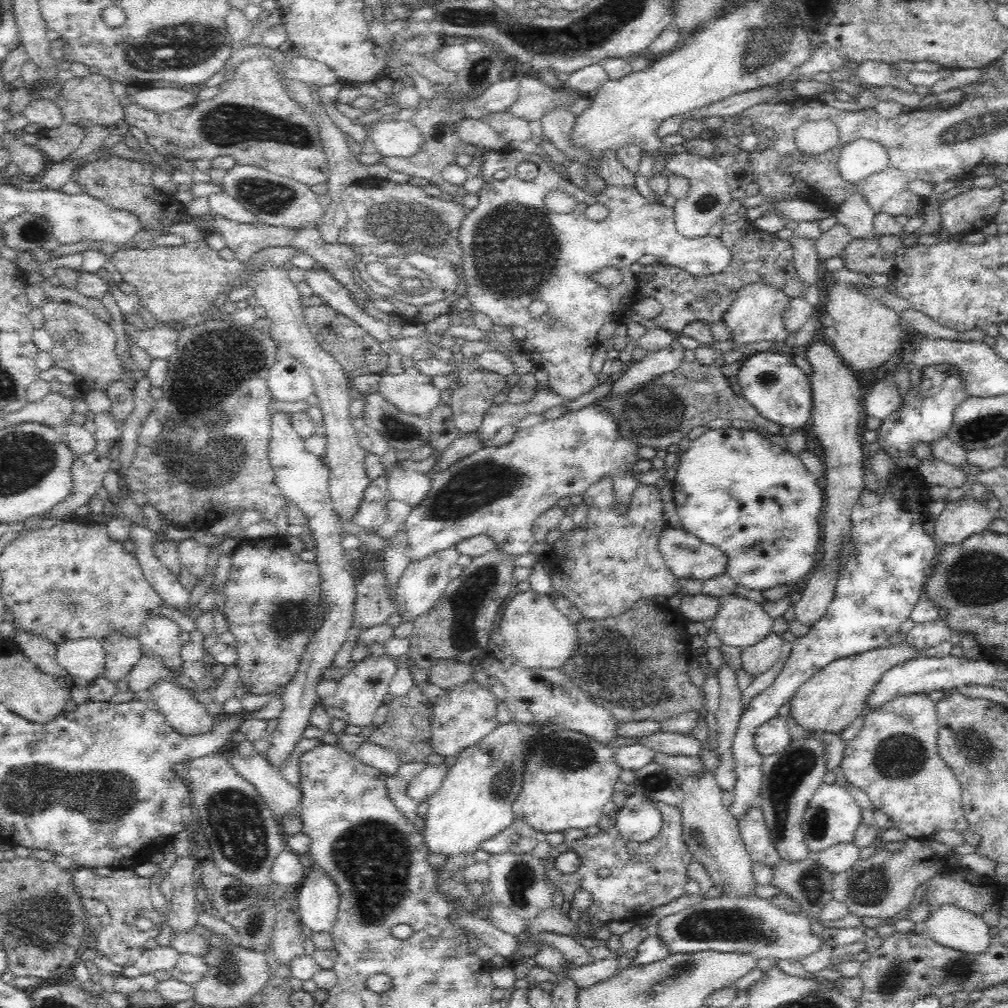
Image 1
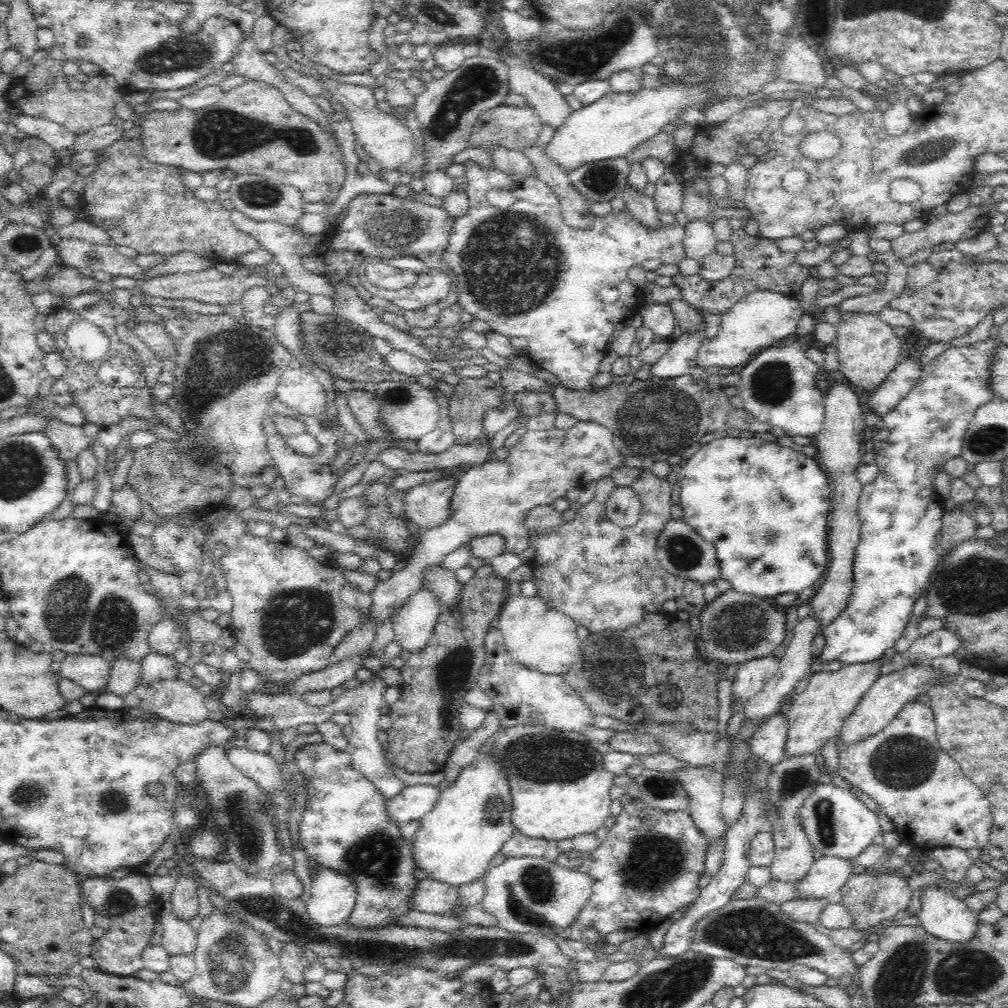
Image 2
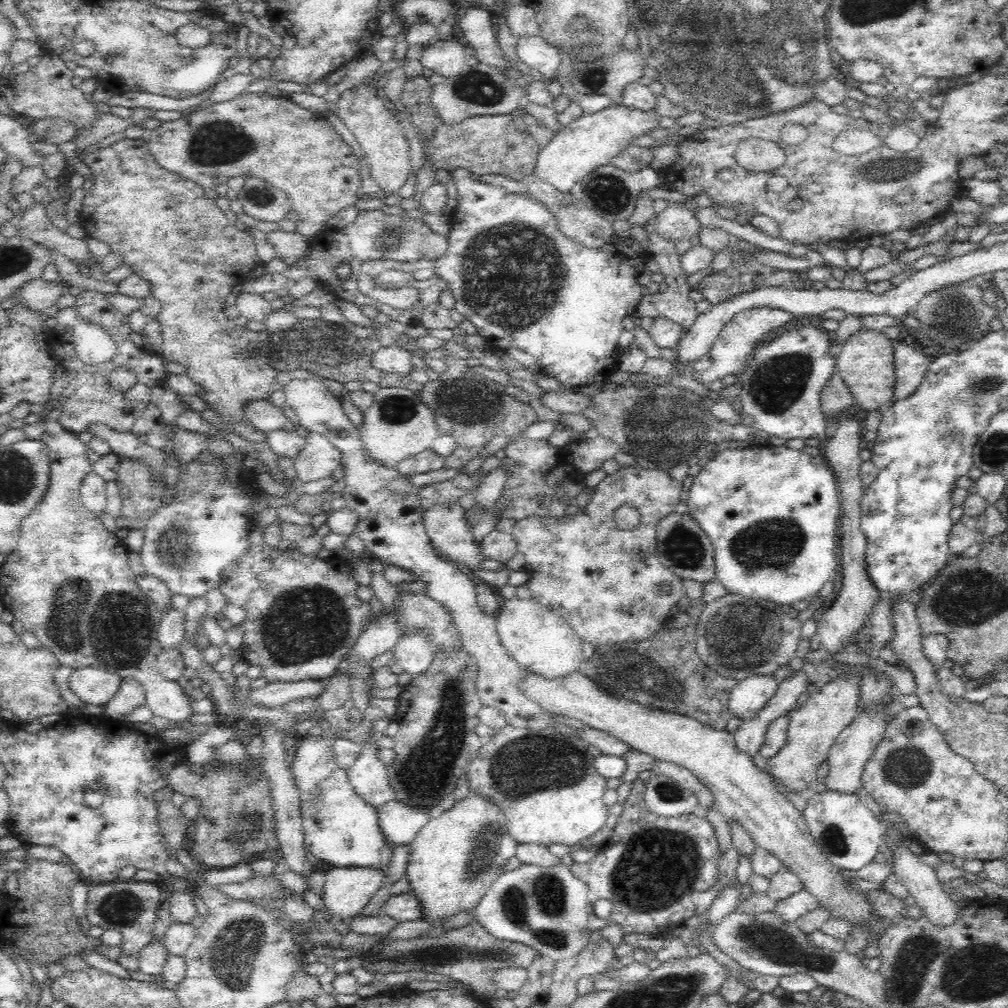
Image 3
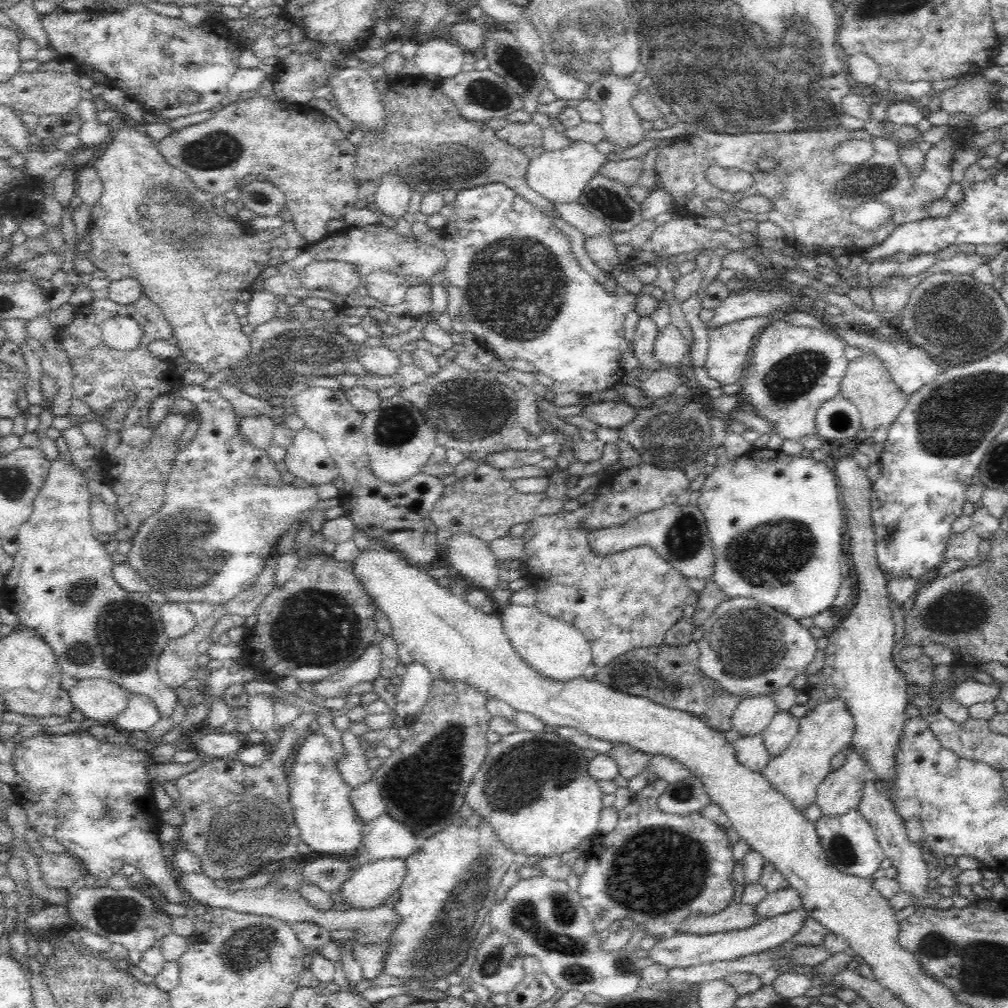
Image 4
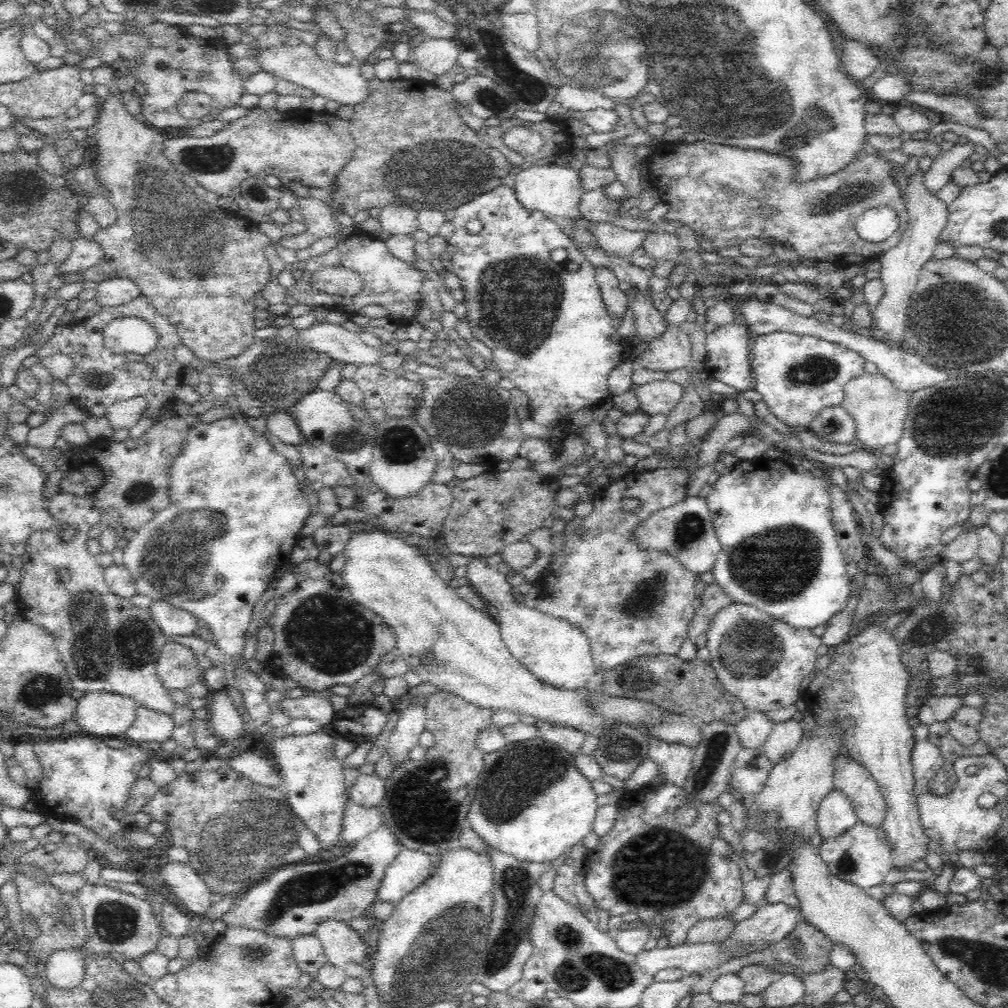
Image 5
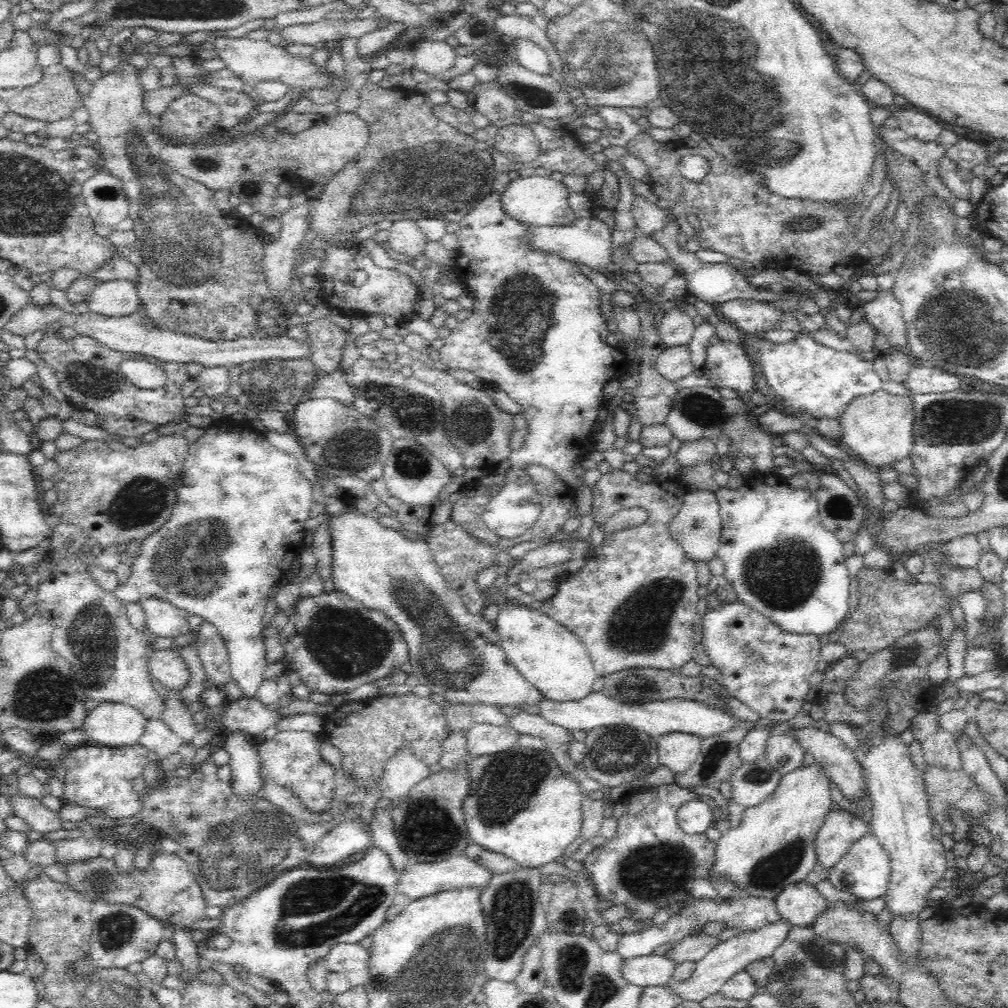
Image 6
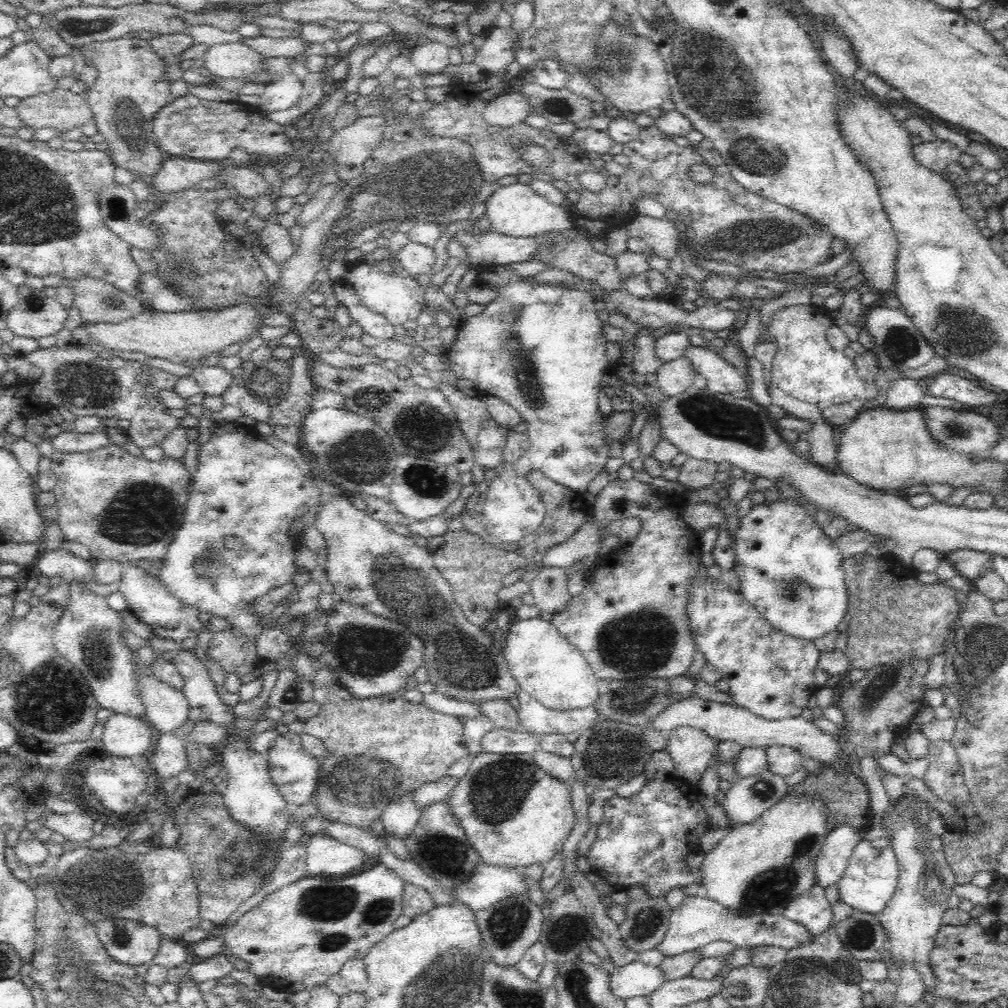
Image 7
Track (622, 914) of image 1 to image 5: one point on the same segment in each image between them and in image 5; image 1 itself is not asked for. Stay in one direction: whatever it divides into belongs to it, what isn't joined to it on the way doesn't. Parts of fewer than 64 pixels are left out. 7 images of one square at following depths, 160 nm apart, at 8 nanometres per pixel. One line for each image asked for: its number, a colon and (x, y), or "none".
2: (641, 873)
3: (648, 869)
4: (656, 870)
5: (646, 864)

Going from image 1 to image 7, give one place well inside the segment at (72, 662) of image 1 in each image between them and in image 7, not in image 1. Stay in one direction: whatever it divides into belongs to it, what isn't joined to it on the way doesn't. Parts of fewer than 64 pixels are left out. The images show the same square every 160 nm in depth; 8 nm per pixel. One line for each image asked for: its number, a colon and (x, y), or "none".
2: (90, 671)
3: (93, 686)
4: (101, 700)
5: (103, 714)
6: (115, 725)
7: (125, 736)

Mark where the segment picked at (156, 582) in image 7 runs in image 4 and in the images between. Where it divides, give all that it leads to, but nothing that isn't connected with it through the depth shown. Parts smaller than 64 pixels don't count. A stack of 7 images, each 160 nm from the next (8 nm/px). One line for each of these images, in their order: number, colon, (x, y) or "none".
4: (177, 621)
5: (171, 621)
6: (164, 620)

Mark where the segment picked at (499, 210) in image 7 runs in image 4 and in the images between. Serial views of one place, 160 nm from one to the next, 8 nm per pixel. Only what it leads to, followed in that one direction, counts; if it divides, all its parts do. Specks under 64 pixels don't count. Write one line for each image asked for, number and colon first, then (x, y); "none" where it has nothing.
4: (560, 176)
5: (555, 191)
6: (535, 202)

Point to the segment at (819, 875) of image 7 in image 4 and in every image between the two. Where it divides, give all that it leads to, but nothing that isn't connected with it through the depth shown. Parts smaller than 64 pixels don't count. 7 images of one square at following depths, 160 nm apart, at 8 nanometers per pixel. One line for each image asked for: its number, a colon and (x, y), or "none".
4: (841, 790)
5: (835, 816)
6: (840, 830)

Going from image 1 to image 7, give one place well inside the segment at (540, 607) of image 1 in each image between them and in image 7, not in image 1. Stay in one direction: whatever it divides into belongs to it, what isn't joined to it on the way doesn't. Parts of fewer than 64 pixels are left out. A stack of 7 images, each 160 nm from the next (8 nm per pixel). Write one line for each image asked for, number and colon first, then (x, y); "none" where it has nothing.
2: (538, 637)
3: (541, 641)
4: (554, 648)
5: (553, 651)
6: (550, 657)
7: (545, 665)

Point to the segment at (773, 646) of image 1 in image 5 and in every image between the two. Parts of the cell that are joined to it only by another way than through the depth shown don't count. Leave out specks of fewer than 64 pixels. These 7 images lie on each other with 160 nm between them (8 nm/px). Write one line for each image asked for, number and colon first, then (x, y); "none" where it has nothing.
2: (752, 675)
3: (748, 696)
4: (753, 713)
5: (753, 730)

